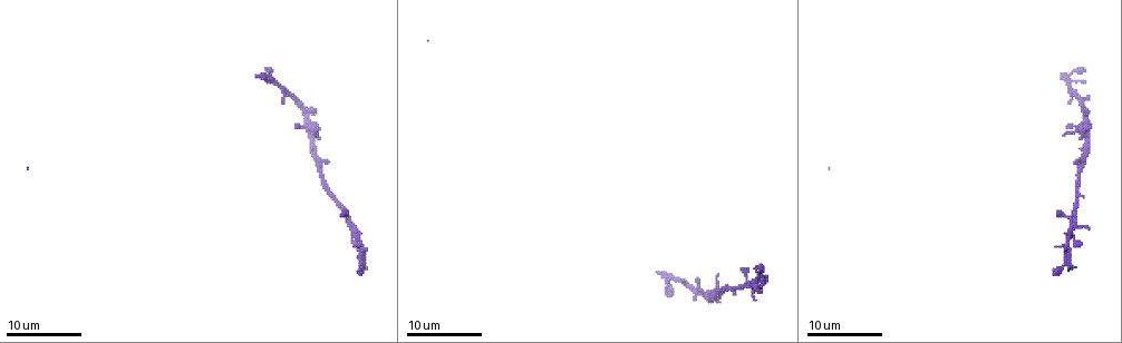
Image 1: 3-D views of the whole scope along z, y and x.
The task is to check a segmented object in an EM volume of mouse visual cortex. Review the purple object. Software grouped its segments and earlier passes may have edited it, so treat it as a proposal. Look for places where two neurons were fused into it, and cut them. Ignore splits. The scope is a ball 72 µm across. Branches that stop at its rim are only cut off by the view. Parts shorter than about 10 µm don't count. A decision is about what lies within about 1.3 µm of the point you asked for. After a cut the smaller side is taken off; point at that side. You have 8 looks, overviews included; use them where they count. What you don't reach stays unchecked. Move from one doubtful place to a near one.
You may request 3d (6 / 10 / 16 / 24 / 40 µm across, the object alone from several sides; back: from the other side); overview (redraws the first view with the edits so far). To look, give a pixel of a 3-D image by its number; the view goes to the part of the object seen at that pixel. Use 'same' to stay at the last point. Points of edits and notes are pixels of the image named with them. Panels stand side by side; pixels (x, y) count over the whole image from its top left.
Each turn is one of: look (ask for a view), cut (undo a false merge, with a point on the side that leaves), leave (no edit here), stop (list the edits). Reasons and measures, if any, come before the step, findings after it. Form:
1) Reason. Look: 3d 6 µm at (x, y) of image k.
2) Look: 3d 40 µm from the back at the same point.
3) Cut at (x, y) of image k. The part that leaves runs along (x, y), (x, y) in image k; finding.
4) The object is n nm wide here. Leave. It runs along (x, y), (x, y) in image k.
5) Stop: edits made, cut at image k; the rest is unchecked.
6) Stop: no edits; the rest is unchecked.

Sudden change in width. Look: 3d 24 µm at (743, 285) of image 1.

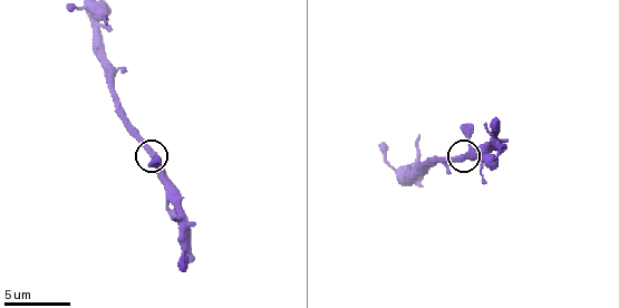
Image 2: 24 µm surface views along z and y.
Look: 3d 6 µm at (153, 154) of image 2.

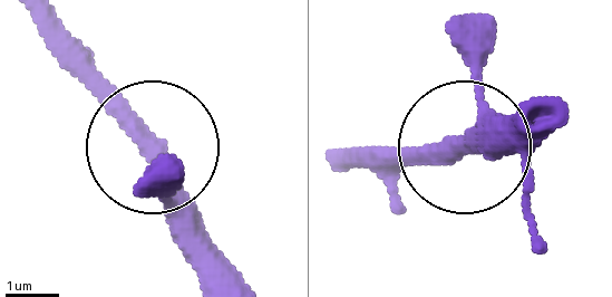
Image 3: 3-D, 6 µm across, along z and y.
Leave. It runs along (28, 10), (153, 144), (196, 272) in image 3; continuous, no second neuron.

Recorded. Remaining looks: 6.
Narrows sharply. Look: 3d 10 µm at (113, 97) of image 2.

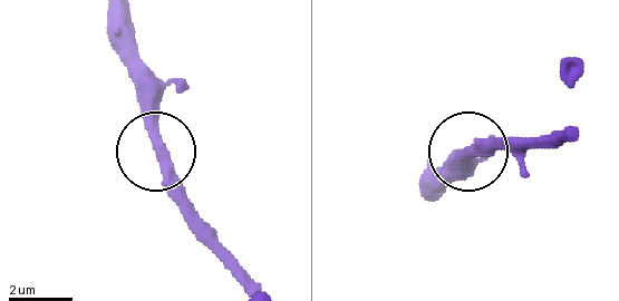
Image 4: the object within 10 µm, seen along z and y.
Other side. Look: 3d 10 µm from the back at (156, 147) of image 4.

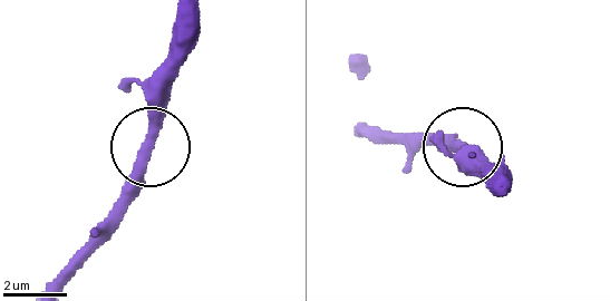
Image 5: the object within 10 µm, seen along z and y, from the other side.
Leave. It runs along (195, 13), (190, 54), (124, 219) in image 5; one neuron here.

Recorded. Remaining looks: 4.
Look: 3d 24 µm at (258, 74) of image 1.

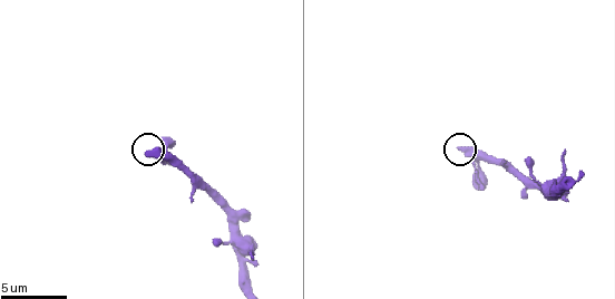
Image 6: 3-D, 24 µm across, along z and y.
Look: 3d 6 µm at (460, 146) of image 6.

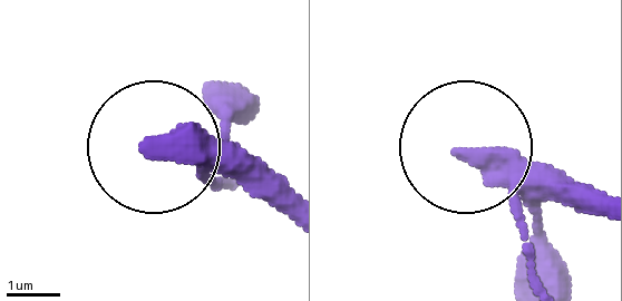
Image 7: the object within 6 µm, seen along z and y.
The object is 360 nm wide here. Leave. It runs along (452, 148), (501, 148), (576, 184) in image 7; one neuron here.

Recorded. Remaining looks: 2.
Thick turns thin. Look: 3d 16 µm at (520, 174) of image 6.

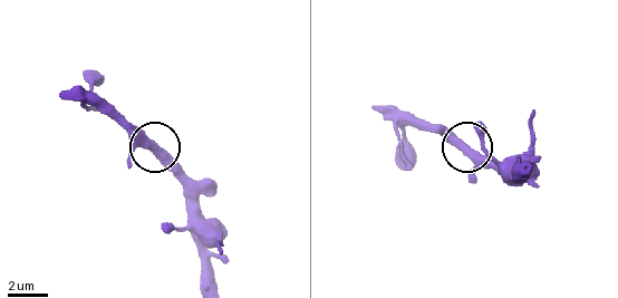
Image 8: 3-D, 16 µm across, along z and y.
3 arms meet here. Leave. All the same neuron.

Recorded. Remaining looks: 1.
Stop: no edits; the rest is unchecked.

